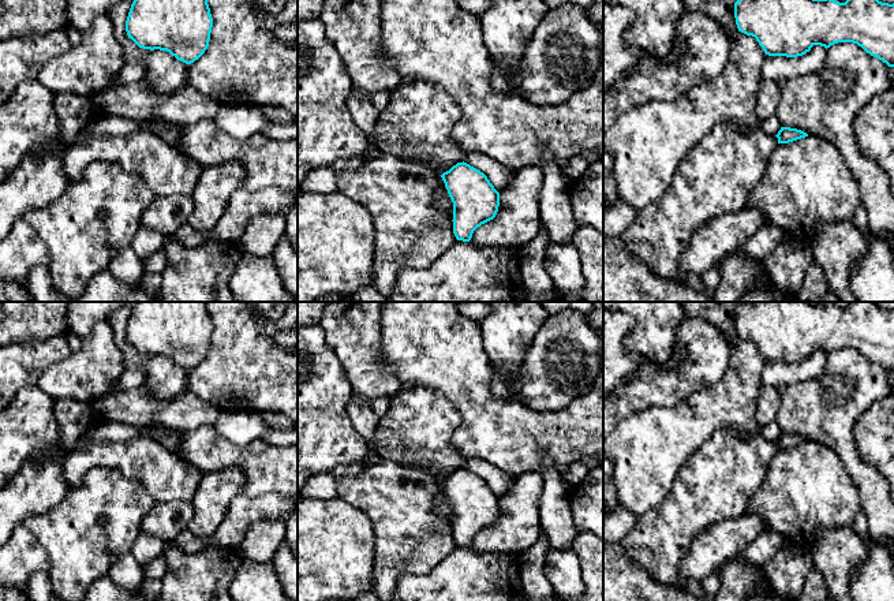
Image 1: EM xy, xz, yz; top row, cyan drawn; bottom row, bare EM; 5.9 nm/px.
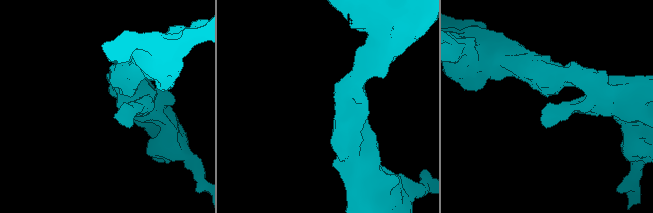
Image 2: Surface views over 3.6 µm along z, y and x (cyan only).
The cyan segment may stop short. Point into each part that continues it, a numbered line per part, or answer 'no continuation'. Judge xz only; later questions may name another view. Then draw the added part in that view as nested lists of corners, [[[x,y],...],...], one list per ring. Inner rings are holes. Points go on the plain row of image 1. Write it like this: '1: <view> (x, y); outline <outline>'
no continuation

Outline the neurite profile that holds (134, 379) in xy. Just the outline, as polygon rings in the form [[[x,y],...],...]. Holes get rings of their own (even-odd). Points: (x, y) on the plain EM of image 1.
[[[139,369],[124,370],[115,387],[108,393],[126,392],[142,388],[145,384],[145,374]]]

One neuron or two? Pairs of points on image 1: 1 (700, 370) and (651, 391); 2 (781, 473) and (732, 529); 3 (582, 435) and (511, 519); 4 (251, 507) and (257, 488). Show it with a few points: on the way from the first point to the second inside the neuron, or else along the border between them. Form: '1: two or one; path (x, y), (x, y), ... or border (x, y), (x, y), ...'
1: one; path (688, 377), (677, 385), (664, 389)
2: two; border (748, 511), (760, 518), (766, 530)
3: two; border (541, 473), (523, 473), (516, 478)
4: two; border (242, 493), (249, 496), (280, 493), (283, 496)

